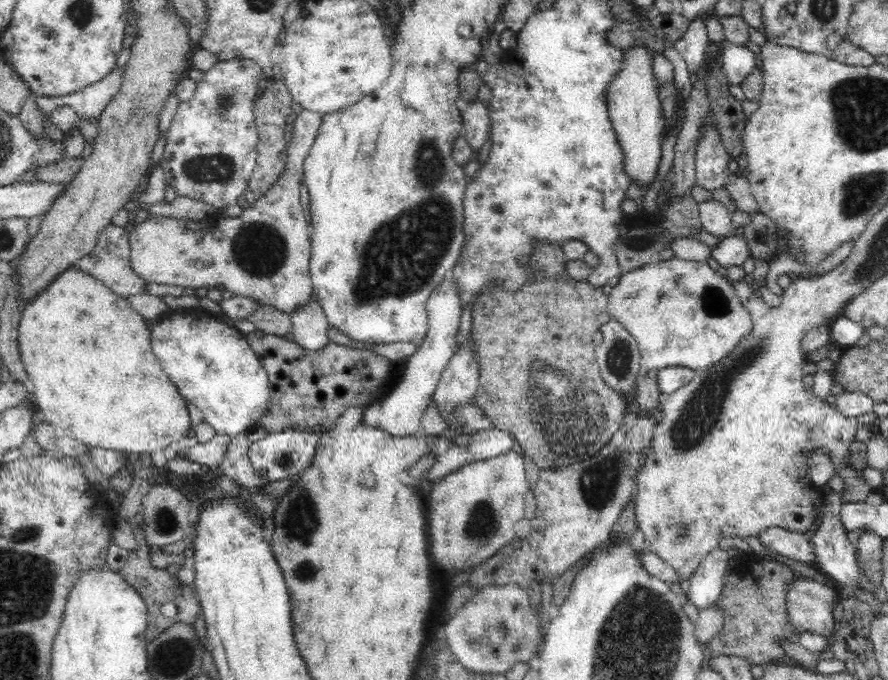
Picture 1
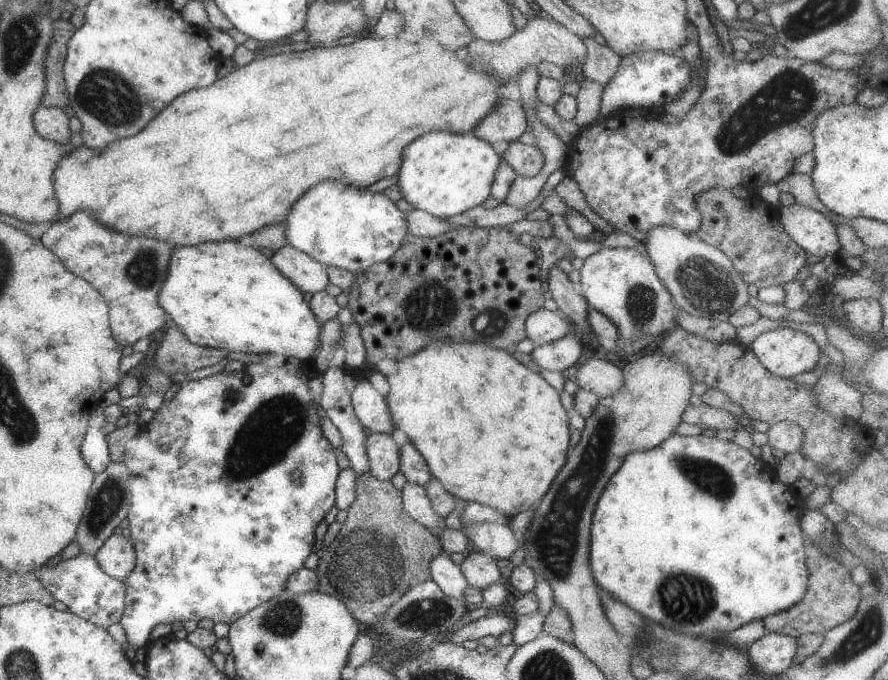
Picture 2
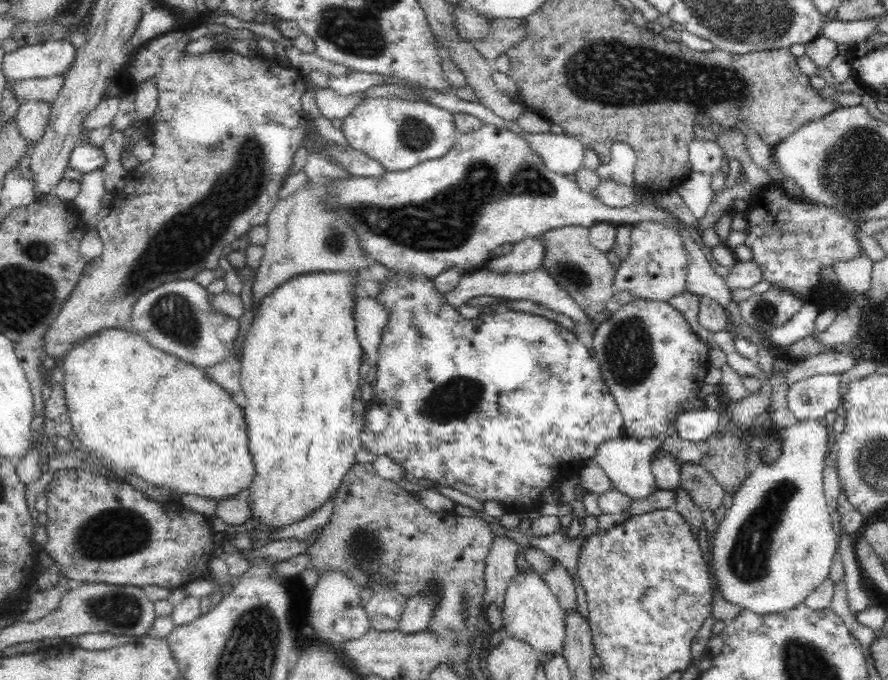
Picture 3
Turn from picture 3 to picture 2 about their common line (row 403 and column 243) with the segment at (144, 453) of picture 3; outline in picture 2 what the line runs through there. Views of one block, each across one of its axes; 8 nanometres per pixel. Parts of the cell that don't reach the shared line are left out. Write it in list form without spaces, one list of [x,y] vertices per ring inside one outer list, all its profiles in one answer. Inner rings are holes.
[[[364,33],[356,36],[354,42],[347,45],[330,48],[319,46],[302,52],[279,53],[273,56],[259,54],[245,66],[235,67],[229,74],[216,78],[209,86],[179,94],[168,102],[167,106],[155,115],[155,118],[151,118],[151,122],[143,130],[139,130],[133,136],[111,142],[109,150],[103,150],[99,154],[93,152],[93,156],[89,158],[87,146],[82,145],[65,154],[53,170],[54,194],[58,204],[56,220],[63,220],[77,210],[87,209],[87,214],[91,214],[91,218],[95,218],[99,224],[115,232],[155,238],[159,242],[169,242],[174,247],[191,246],[205,241],[236,240],[245,234],[253,234],[263,226],[281,223],[285,220],[289,206],[319,182],[341,180],[343,186],[353,186],[363,190],[381,178],[397,174],[401,166],[403,148],[421,134],[431,131],[449,132],[449,134],[469,132],[480,118],[489,114],[497,106],[498,86],[499,82],[495,76],[491,74],[487,76],[476,65],[469,66],[467,52],[457,52],[457,50],[453,52],[451,48],[445,48],[429,38],[421,38],[411,44],[396,37],[375,38],[369,33]]]

